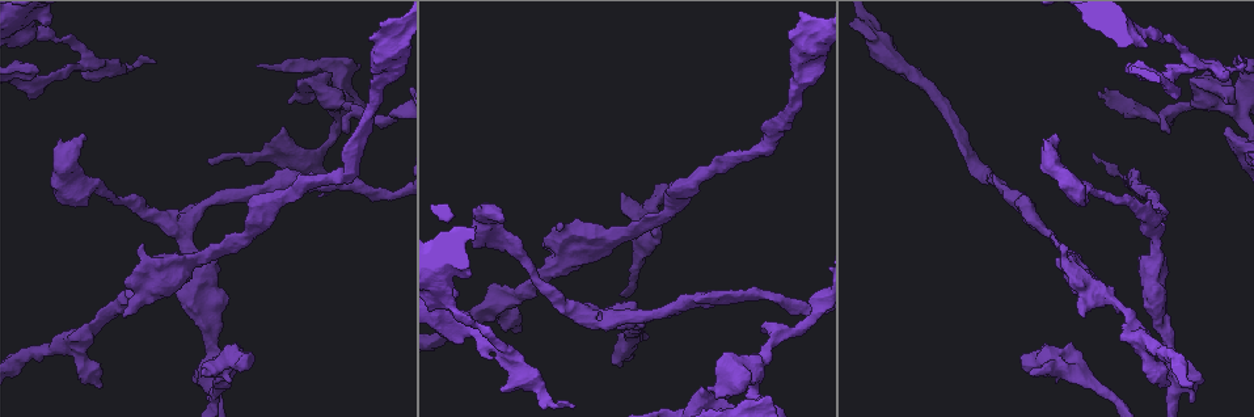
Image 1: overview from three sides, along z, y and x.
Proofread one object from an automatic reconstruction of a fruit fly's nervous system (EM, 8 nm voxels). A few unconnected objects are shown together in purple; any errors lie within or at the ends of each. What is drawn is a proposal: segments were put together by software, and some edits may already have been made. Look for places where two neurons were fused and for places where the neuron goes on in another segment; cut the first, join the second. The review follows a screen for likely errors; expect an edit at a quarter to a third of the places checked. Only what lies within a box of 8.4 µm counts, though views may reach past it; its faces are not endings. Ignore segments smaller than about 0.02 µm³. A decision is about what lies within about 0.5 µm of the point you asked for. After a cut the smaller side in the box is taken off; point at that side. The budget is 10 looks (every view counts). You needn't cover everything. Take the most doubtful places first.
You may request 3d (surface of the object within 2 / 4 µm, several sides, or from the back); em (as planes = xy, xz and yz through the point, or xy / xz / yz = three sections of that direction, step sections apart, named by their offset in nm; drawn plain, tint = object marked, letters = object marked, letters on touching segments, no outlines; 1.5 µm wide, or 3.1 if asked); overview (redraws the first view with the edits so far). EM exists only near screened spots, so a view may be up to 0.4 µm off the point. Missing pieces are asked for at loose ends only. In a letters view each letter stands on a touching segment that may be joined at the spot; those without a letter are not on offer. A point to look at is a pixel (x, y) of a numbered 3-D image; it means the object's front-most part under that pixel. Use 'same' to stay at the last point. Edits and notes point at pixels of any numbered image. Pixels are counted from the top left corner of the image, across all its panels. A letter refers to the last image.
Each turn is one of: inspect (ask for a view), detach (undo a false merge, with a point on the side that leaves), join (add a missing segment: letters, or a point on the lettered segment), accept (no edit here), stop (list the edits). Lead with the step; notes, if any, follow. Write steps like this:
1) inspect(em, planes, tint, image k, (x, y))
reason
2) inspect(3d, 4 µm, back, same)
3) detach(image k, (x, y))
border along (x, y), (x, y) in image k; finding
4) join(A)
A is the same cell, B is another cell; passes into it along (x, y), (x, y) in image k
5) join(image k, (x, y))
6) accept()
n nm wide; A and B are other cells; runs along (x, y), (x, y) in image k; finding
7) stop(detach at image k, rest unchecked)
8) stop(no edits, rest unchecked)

inspect(3d, 2 µm, image 1, (1057, 135))
long arm stops here

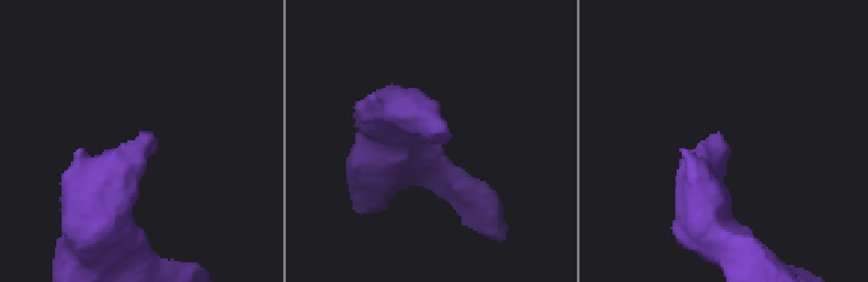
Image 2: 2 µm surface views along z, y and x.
inspect(em, planes, letters, image 2, (441, 140))
shape alone is not enough

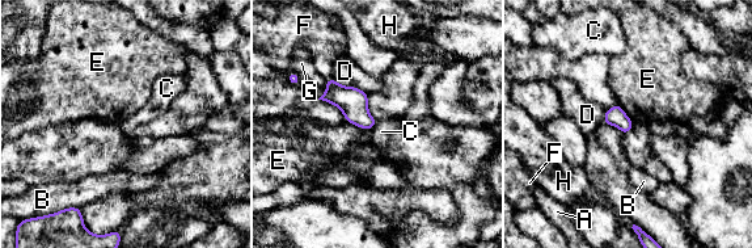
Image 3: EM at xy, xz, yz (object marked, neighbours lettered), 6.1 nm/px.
accept()
A, B, C, D, E, F, G and H are other cells; border along (619, 103), (634, 124) in image 3; none of them fits

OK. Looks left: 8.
inspect(em, yz, step 4, letters, image 1, (200, 380))
branch stops here

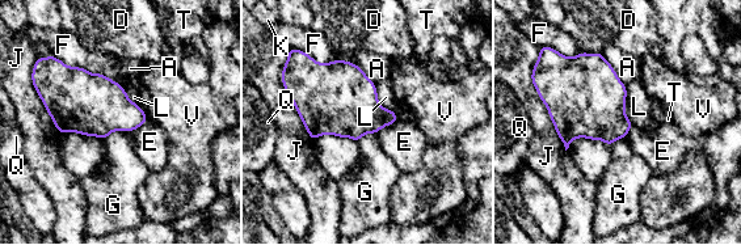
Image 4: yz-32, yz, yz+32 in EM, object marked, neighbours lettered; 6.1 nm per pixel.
inspect(em, planes, letters, same)
another direction

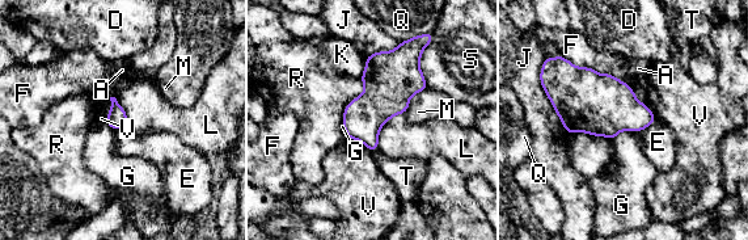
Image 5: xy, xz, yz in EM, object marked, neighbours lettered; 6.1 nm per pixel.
accept()
J touches over 500 nm; A, D, E, F, G, J, K, L, M, Q, R, S, T and V are other cells; border along (360, 79), (341, 125) in image 5; no lettered segment goes on from it

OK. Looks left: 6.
inspect(em, planes, plain, image 1, (1190, 59))
side arm on a straight run

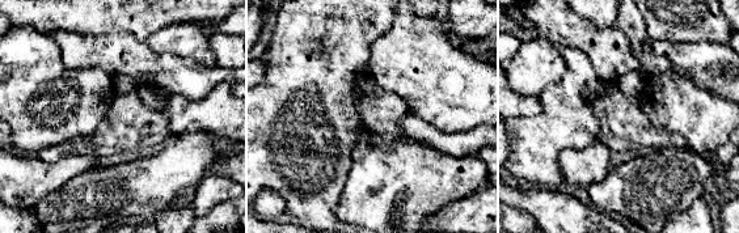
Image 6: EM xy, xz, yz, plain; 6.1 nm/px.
inspect(em, planes, letters, same)
what lies round it

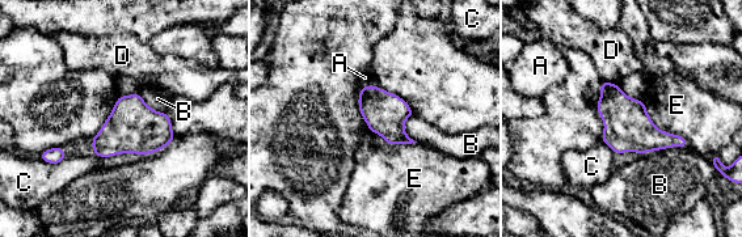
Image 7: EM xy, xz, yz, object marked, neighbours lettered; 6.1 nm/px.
detach(image 7, (628, 127))
260 nm wide; A, B, C, D and E are other cells; border along (619, 88), (611, 96), (601, 98) in image 7; two neurons meet here

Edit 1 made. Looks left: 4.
inspect(3d, 2 µm, image 1, (756, 371))

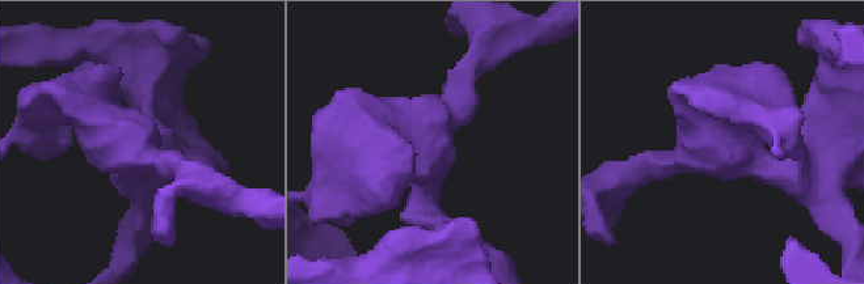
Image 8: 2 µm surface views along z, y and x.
inspect(em, yz, step 4, letters, image 8, (424, 142))
3 arms; arms of 190, 200, 260 nm

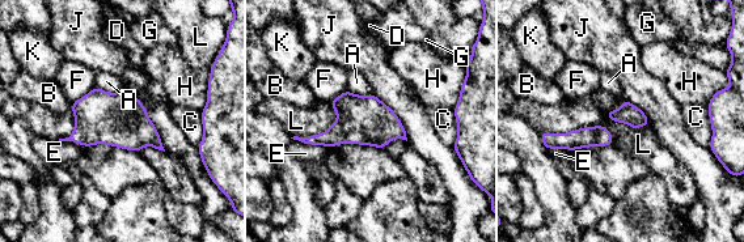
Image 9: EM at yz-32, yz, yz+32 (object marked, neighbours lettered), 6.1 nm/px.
accept()
A, B, C, D, E, F, G, H, J, K and L are other cells; continuous, no second neuron

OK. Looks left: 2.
stop(detach at image 7, rest unchecked)

